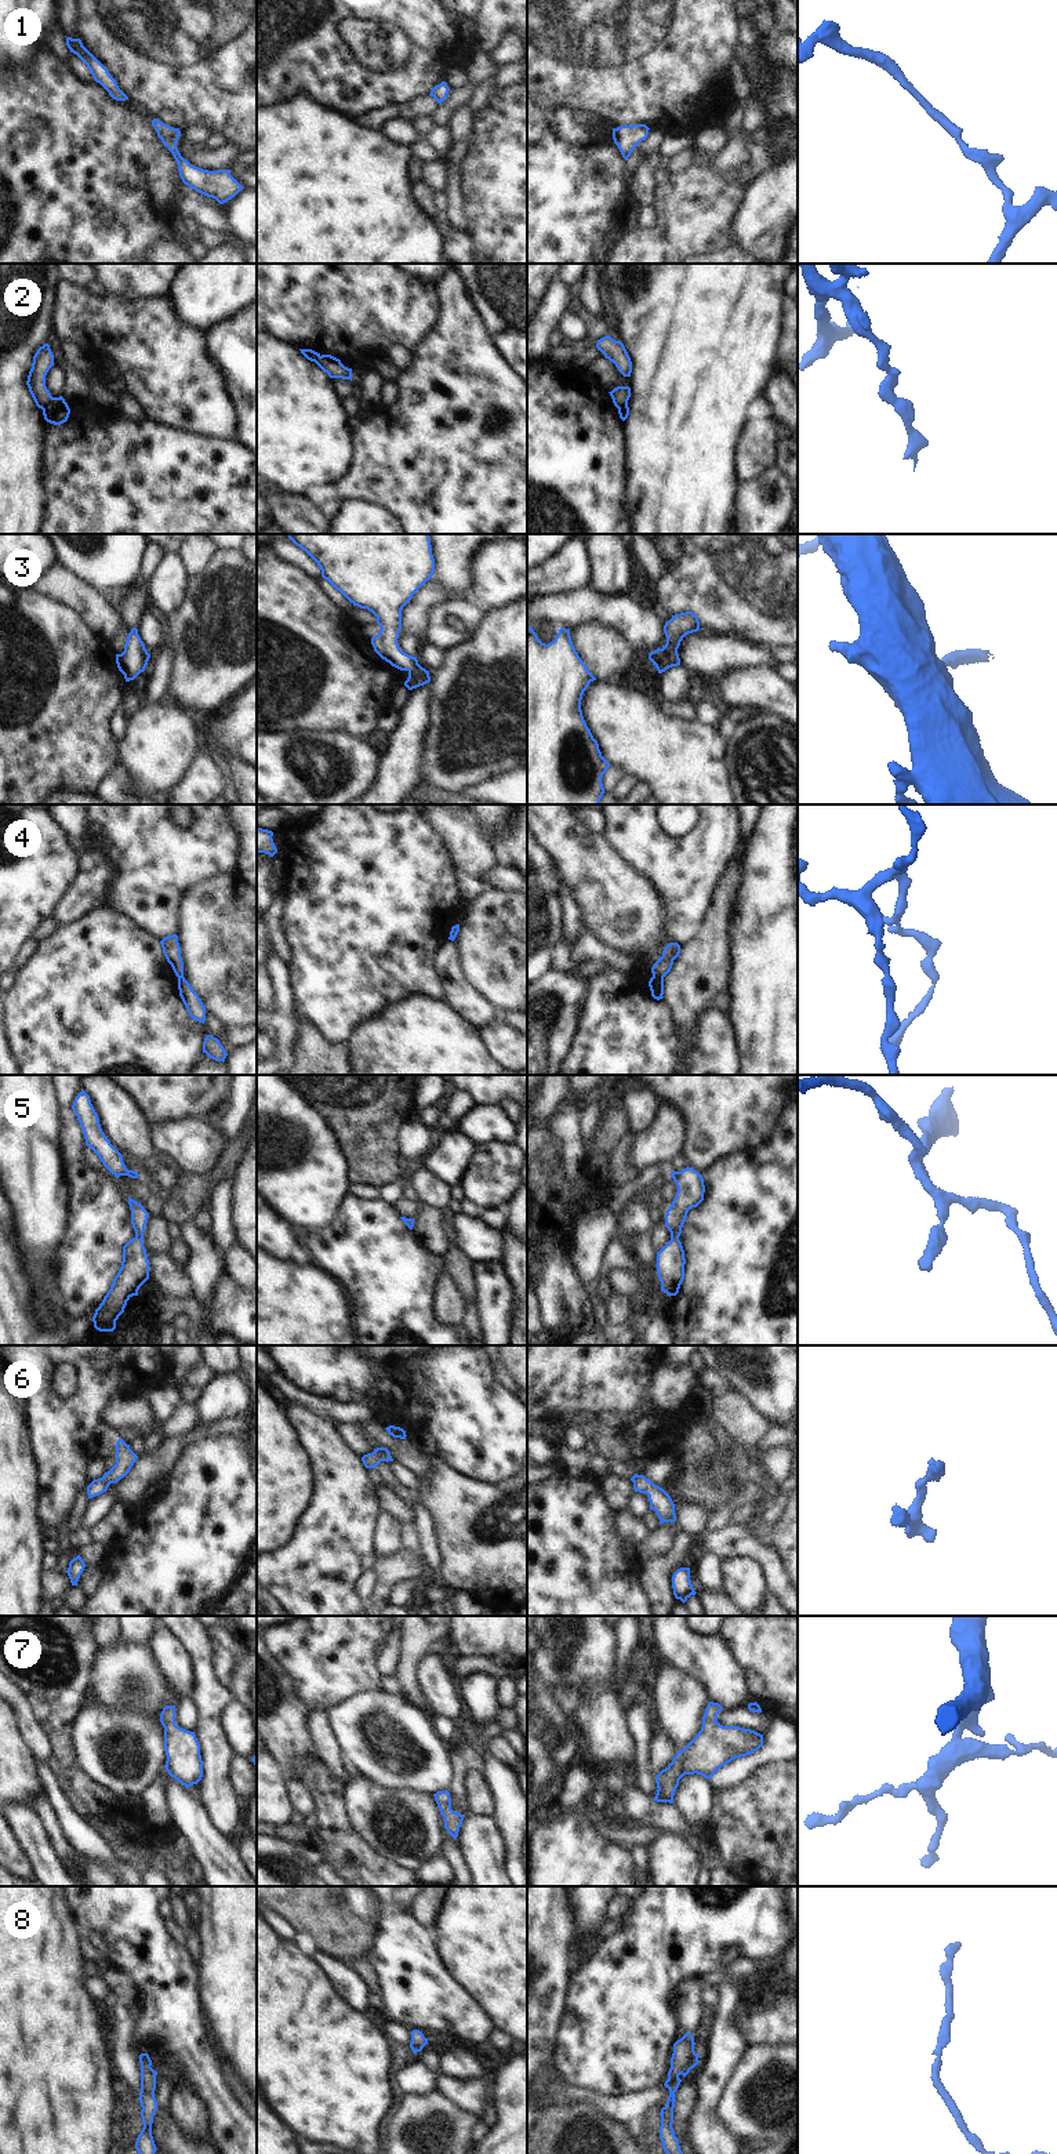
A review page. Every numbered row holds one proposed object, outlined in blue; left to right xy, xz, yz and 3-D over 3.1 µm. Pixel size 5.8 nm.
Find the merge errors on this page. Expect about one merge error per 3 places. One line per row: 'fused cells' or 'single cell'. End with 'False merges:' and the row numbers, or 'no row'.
1: single cell
2: fused cells
3: single cell
4: fused cells
5: single cell
6: single cell
7: single cell
8: single cell
False merges: 2, 4

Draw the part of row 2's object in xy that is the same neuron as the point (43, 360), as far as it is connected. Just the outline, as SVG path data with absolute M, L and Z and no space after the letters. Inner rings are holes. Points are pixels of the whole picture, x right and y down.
M44 344L33 356L32 368L26 381L36 406L41 410L52 400L52 396L46 386L46 375L52 366L54 355L50 349L50 345Z

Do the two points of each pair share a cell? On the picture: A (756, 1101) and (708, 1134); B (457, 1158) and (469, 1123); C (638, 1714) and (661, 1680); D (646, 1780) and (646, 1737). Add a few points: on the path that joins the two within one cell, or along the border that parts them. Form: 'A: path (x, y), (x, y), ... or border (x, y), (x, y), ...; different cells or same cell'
A: path (744, 1101), (720, 1122); same cell
B: border (457, 1129), (476, 1144); different cells
C: border (647, 1696), (653, 1710), (653, 1731); different cells
D: path (645, 1769), (645, 1749); same cell

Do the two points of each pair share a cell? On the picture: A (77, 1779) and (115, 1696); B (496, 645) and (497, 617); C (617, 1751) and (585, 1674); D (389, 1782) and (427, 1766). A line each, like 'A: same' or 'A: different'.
A: different
B: same
C: same
D: same

